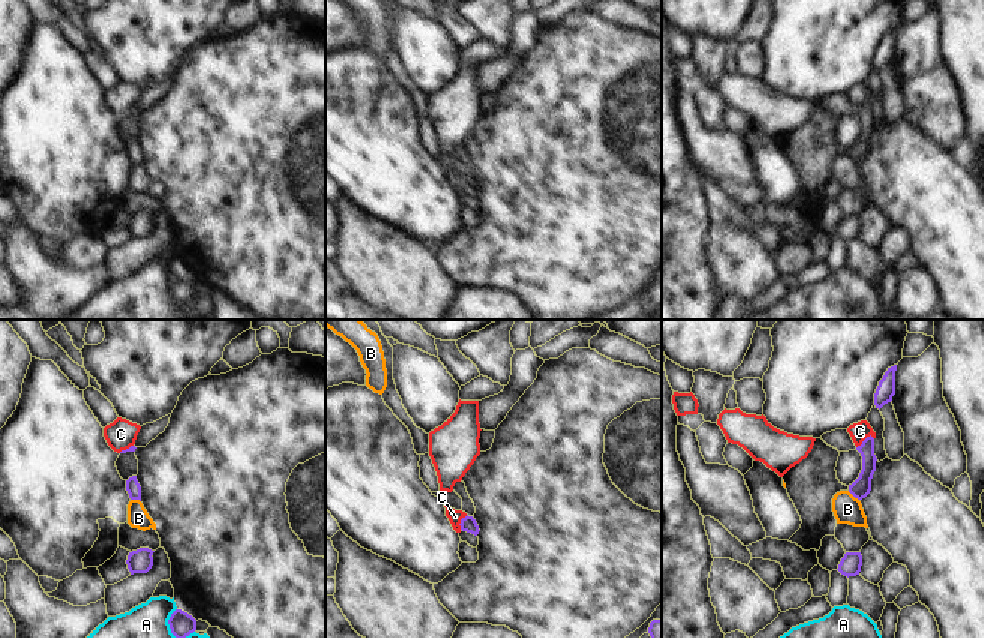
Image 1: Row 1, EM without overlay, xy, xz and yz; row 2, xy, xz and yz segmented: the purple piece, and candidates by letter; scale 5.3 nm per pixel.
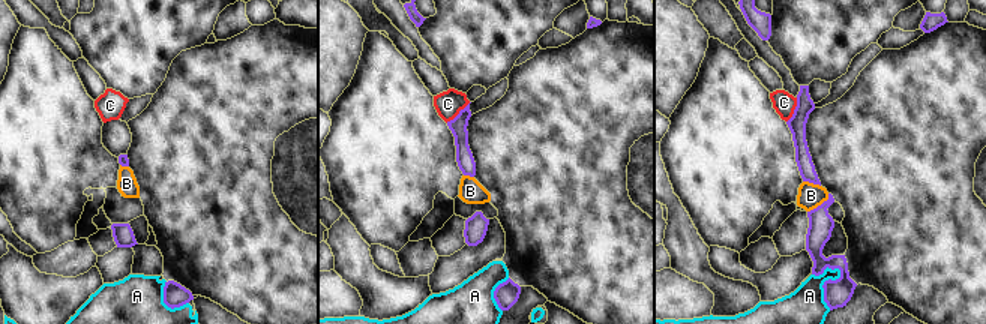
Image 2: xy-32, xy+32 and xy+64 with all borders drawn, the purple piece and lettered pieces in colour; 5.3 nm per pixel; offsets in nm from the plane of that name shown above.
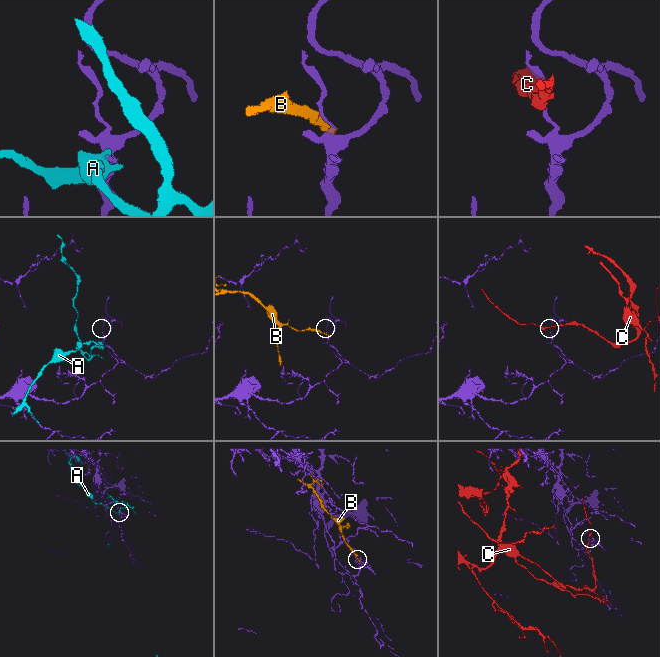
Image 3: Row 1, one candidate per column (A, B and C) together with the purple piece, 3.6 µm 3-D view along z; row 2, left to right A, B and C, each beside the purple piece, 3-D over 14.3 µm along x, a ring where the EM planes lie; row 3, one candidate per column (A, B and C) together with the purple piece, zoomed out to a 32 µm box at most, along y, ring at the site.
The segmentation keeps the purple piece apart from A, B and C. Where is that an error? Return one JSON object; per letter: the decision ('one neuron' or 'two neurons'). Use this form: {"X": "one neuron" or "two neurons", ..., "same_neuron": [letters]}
{"A": "two neurons", "B": "two neurons", "C": "two neurons", "same_neuron": []}

